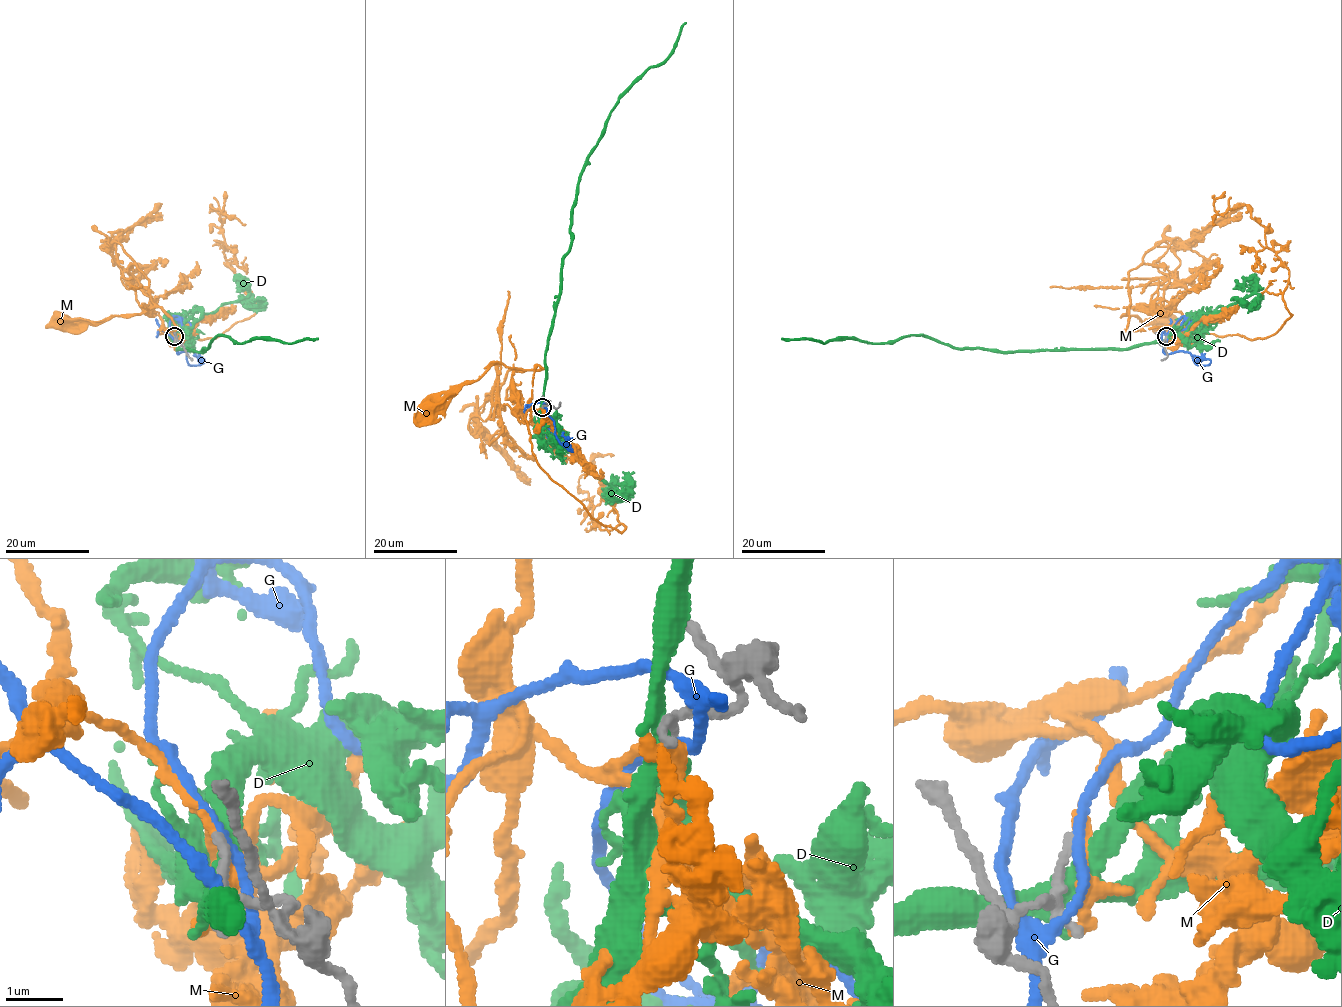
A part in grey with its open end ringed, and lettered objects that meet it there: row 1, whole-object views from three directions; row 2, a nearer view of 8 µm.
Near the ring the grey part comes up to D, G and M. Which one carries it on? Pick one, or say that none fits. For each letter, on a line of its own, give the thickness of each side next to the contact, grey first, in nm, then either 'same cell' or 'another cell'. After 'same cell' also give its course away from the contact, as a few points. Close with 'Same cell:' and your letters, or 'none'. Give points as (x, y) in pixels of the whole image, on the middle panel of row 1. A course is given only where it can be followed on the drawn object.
D: calibres 280 and 300 nm; another cell
G: calibres 120 and 150 nm; another cell
M: calibres 150 and 130 nm; same cell; course (542, 407), (527, 423), (507, 405), (502, 410), (496, 397), (506, 372), (522, 370), (494, 363), (429, 406)
Same cell: M

